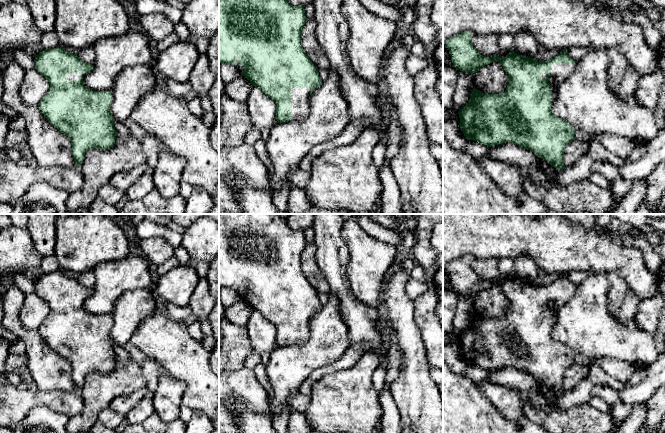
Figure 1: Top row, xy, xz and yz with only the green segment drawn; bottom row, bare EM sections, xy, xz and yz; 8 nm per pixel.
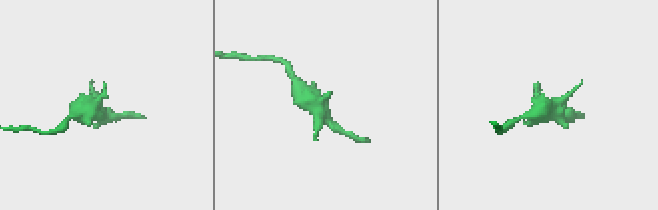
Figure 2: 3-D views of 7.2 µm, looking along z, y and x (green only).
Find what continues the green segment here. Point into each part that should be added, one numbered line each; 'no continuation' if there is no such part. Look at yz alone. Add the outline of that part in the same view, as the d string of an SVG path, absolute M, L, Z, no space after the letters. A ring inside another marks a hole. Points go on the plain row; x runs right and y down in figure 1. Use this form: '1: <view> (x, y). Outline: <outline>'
1: yz (559, 295). Outline: M553 287L550 298L541 298L541 302L547 301L549 305L561 306L566 303L574 294L574 287Z

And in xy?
1: xy (70, 301). Outline: M68 298L67 305L76 305L77 302L85 302L86 298Z

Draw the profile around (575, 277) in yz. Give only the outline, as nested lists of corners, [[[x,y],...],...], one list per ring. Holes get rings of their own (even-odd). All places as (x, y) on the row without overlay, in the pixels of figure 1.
[[[572,271],[568,273],[568,279],[574,285],[579,284],[581,281],[586,279],[591,273],[585,271]]]

